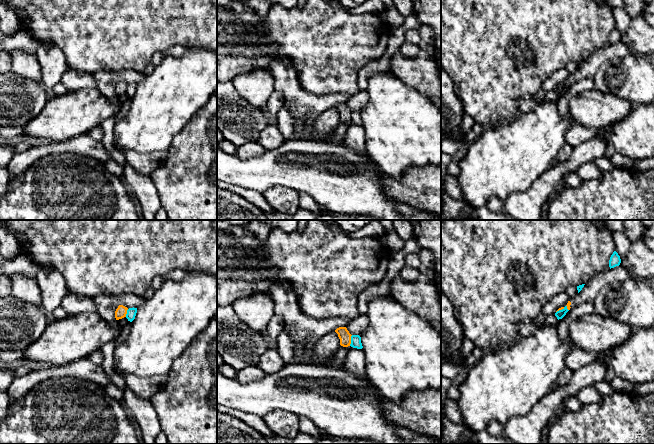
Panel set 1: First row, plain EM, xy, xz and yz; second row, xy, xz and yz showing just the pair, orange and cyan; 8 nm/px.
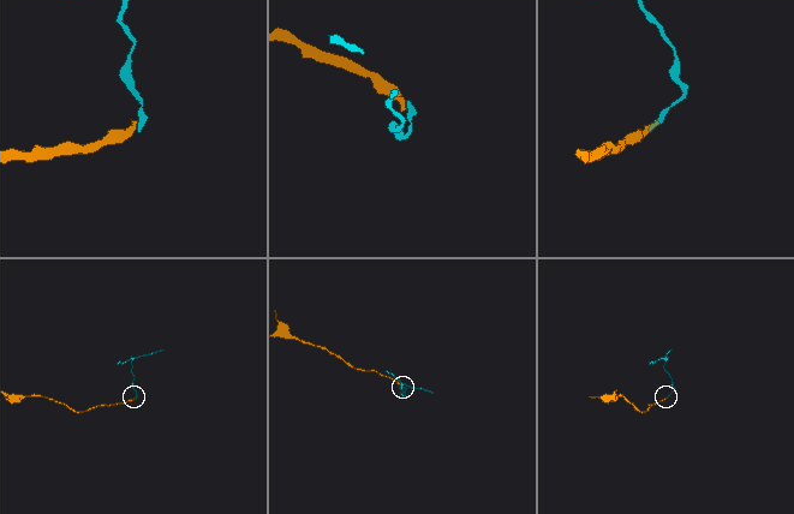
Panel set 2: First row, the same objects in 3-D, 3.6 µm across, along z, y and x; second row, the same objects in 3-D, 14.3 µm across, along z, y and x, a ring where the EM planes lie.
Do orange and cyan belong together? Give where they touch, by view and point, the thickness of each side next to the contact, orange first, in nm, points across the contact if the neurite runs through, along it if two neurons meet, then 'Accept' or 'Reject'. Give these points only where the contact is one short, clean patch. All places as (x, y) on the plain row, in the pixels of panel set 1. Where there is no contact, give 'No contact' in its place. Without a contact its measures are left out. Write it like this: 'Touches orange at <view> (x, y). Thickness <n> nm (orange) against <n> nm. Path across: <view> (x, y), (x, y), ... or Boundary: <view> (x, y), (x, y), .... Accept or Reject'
Touches orange at xz (350, 116). Thickness 100 nm (orange) against 80 nm. Boundary: xz (352, 111), (349, 121). Reject

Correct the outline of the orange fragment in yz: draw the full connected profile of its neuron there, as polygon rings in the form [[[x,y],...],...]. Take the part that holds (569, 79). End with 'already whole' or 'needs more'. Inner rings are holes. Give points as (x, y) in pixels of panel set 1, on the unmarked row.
[[[619,41],[605,48],[595,51],[588,59],[584,61],[582,66],[575,72],[569,74],[567,85],[579,82],[588,77],[594,77],[599,67],[606,61],[611,59],[619,59],[631,53],[628,45]]]; needs more

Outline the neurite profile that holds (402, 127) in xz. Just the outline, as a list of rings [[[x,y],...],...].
[[[390,71],[369,77],[369,101],[361,113],[366,154],[380,171],[396,181],[410,168],[441,168],[441,111],[431,98],[408,86]]]

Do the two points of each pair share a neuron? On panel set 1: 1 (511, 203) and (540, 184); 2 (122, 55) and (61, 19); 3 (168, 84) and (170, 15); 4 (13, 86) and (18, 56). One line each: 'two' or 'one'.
1: one
2: one
3: two
4: two

